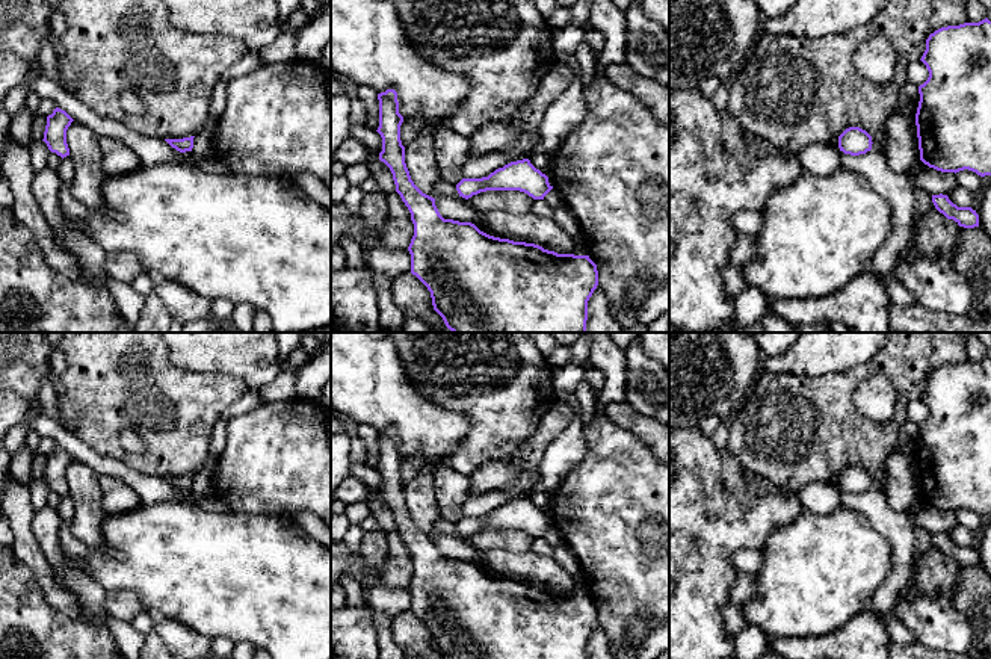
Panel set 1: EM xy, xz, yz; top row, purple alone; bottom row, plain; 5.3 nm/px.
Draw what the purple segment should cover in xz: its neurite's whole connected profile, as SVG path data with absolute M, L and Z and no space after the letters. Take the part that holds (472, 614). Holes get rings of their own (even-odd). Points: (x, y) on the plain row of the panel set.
M387 428L378 432L378 438L379 499L390 506L396 531L414 562L408 585L411 612L428 626L434 648L443 659L588 659L588 639L598 624L597 603L589 594L557 592L535 582L489 574L471 561L444 558L435 537L414 523L406 506L397 431Z

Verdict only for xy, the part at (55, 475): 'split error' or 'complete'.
complete

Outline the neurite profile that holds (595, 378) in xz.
M588 367L585 372L585 382L588 382L594 391L595 404L603 402L600 393L604 385L604 375L598 369Z

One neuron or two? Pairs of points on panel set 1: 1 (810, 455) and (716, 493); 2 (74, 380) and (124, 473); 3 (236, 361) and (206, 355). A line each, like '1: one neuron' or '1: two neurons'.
1: two neurons
2: two neurons
3: one neuron

